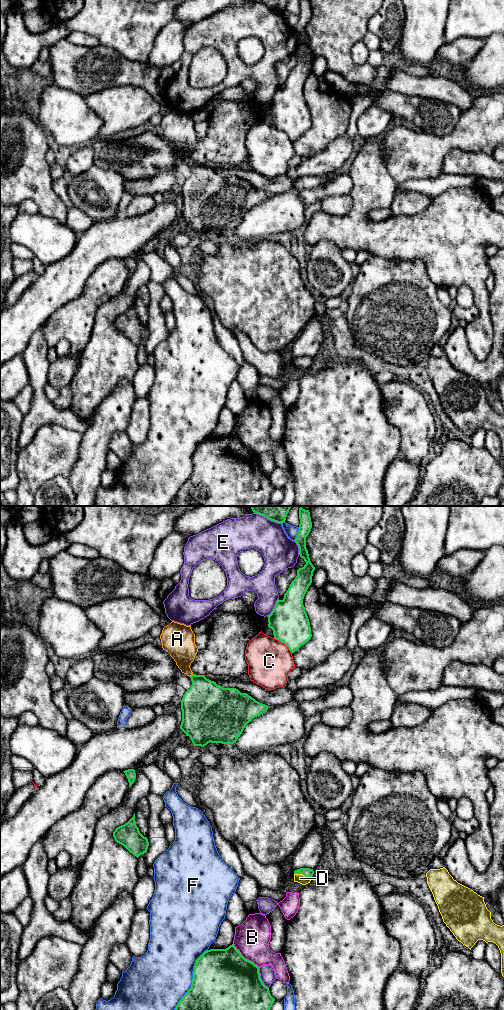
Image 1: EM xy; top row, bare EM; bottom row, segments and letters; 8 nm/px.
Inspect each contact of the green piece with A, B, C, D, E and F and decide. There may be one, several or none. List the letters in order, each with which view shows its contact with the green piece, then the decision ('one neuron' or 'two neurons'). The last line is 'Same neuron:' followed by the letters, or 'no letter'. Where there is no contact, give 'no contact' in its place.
A: xy | one neuron
B: xy | two neurons
C: xy | two neurons
D: xy | one neuron
E: xy | two neurons
F: xy | two neurons
Same neuron: A, D

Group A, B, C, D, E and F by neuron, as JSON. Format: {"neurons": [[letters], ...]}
{"neurons": [["A", "D"], ["B"], ["C"], ["E"], ["F"]]}

